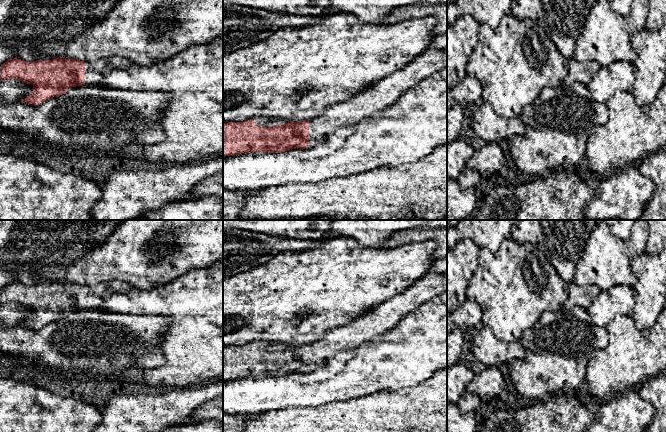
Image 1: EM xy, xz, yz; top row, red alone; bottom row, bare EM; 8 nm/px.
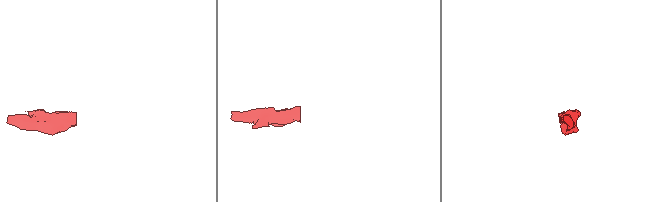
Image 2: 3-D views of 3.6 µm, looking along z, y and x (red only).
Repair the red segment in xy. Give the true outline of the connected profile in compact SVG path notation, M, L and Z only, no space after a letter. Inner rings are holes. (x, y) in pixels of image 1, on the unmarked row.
M119 280L95 286L64 282L27 286L13 282L0 290L0 306L17 303L31 308L33 316L21 326L37 330L65 318L72 311L98 308L110 295L132 289L131 285Z

